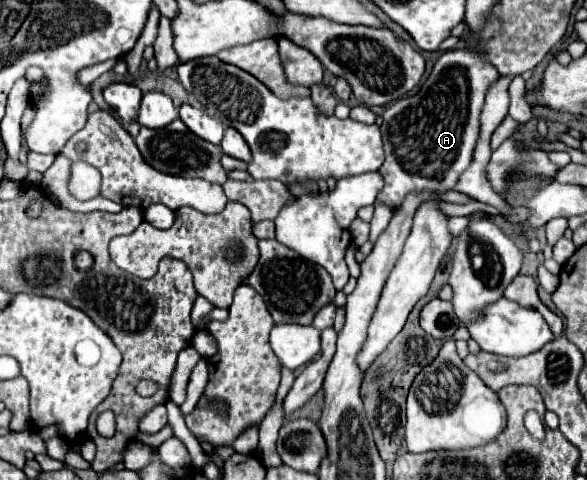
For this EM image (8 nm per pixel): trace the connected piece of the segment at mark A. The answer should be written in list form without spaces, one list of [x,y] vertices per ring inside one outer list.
[[[476,41],[462,49],[446,51],[434,63],[432,73],[416,95],[398,99],[384,111],[380,131],[386,159],[380,167],[384,189],[376,197],[378,203],[388,205],[396,213],[410,193],[430,191],[442,195],[454,191],[474,155],[488,83],[498,77],[500,73],[486,59],[484,41]]]

